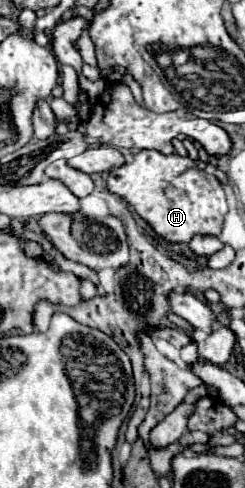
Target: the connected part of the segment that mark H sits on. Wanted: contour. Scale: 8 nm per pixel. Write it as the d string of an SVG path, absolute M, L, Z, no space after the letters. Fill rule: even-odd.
M141 150L133 162L113 168L107 178L109 192L121 196L167 242L189 242L197 234L219 236L227 214L227 198L221 182L197 168L197 162L179 154L165 156L157 150Z

